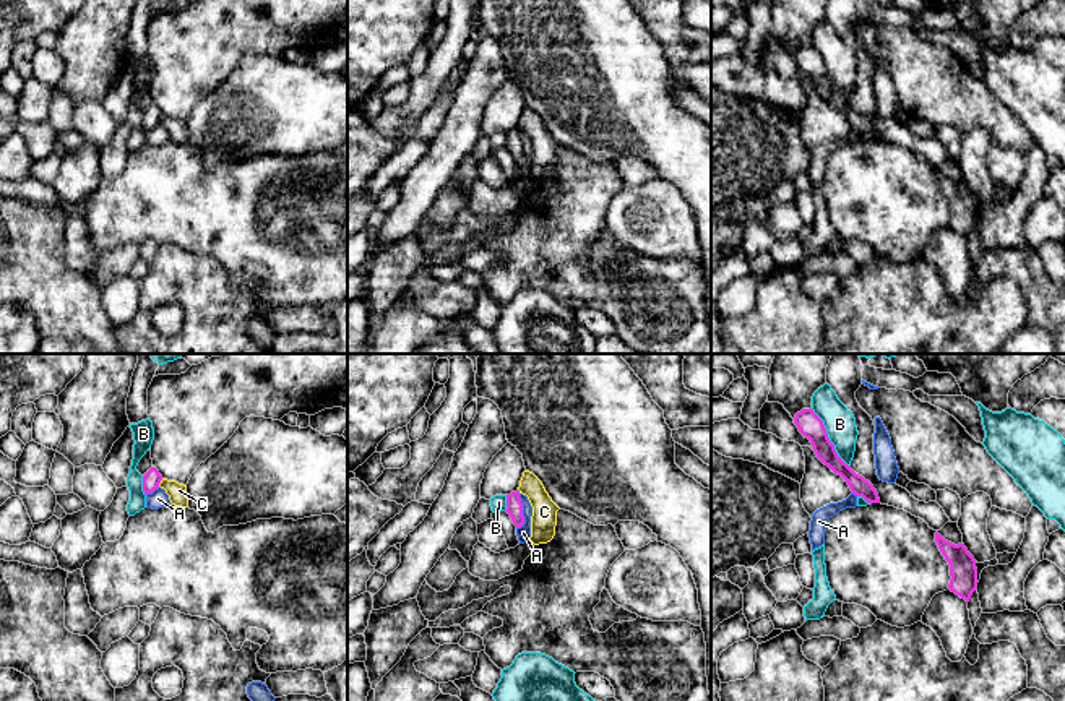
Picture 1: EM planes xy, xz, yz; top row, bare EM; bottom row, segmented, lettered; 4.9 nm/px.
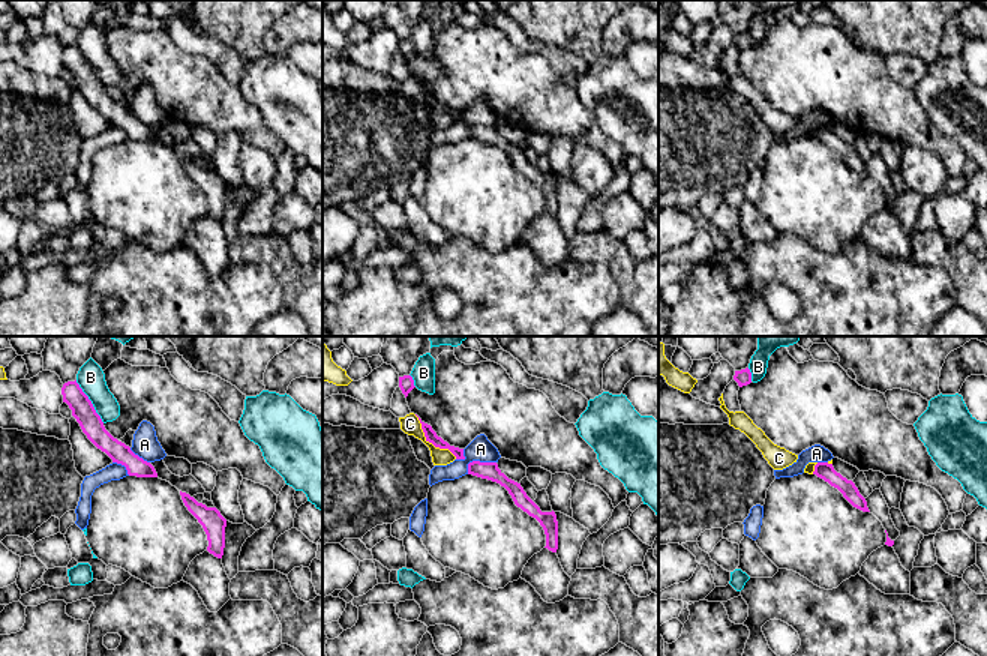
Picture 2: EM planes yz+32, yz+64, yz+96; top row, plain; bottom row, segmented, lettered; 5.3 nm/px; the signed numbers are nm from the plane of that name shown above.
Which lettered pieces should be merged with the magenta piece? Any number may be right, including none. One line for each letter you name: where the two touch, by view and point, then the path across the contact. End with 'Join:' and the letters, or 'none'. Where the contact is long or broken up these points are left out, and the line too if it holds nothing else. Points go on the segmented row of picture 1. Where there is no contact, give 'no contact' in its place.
Join: none

